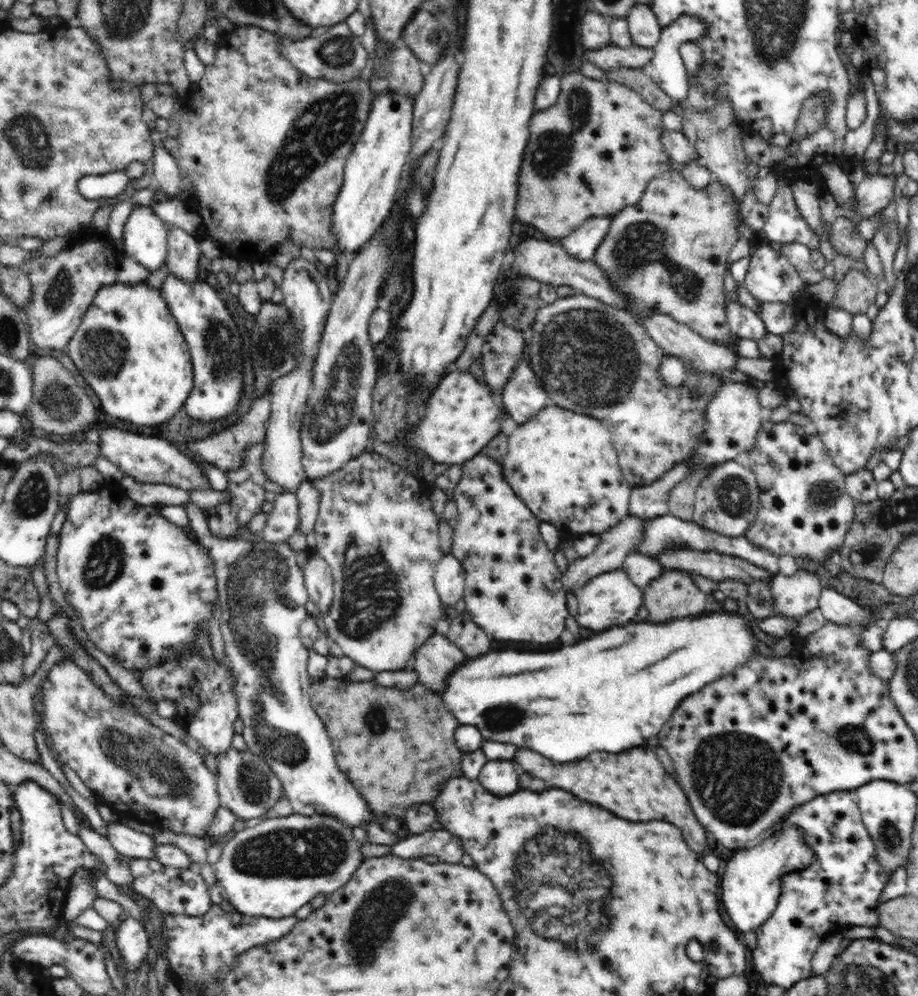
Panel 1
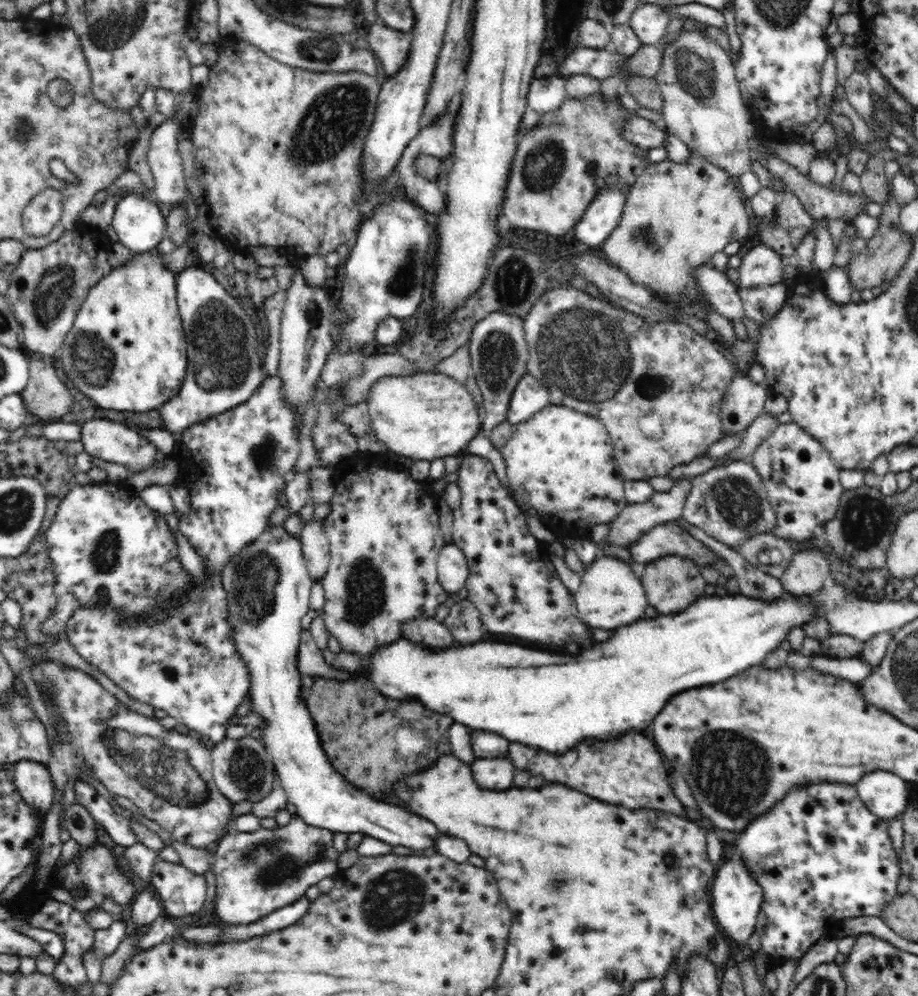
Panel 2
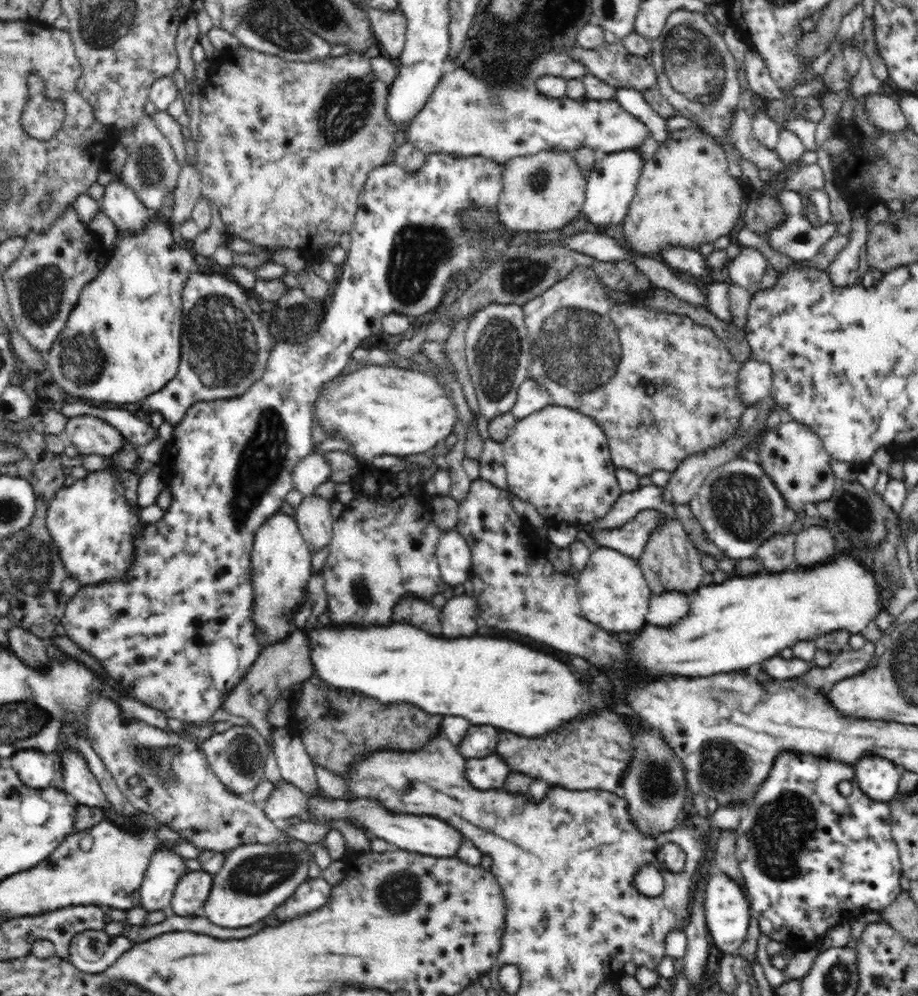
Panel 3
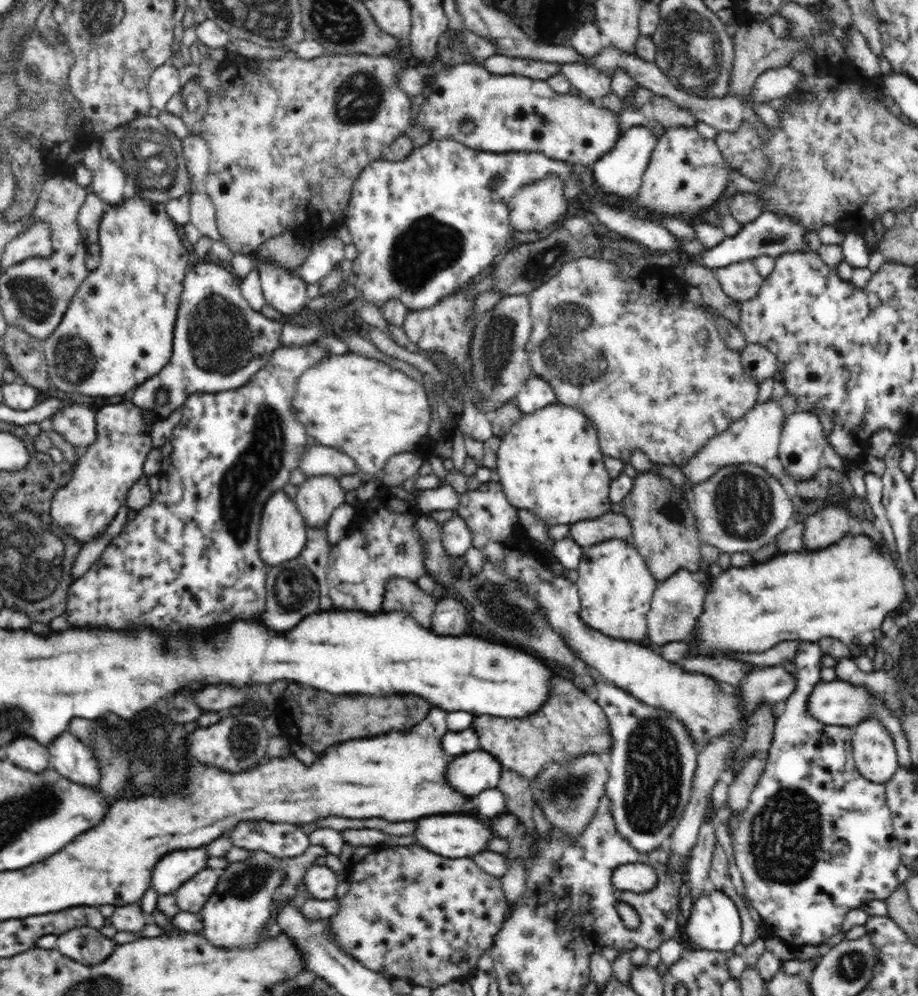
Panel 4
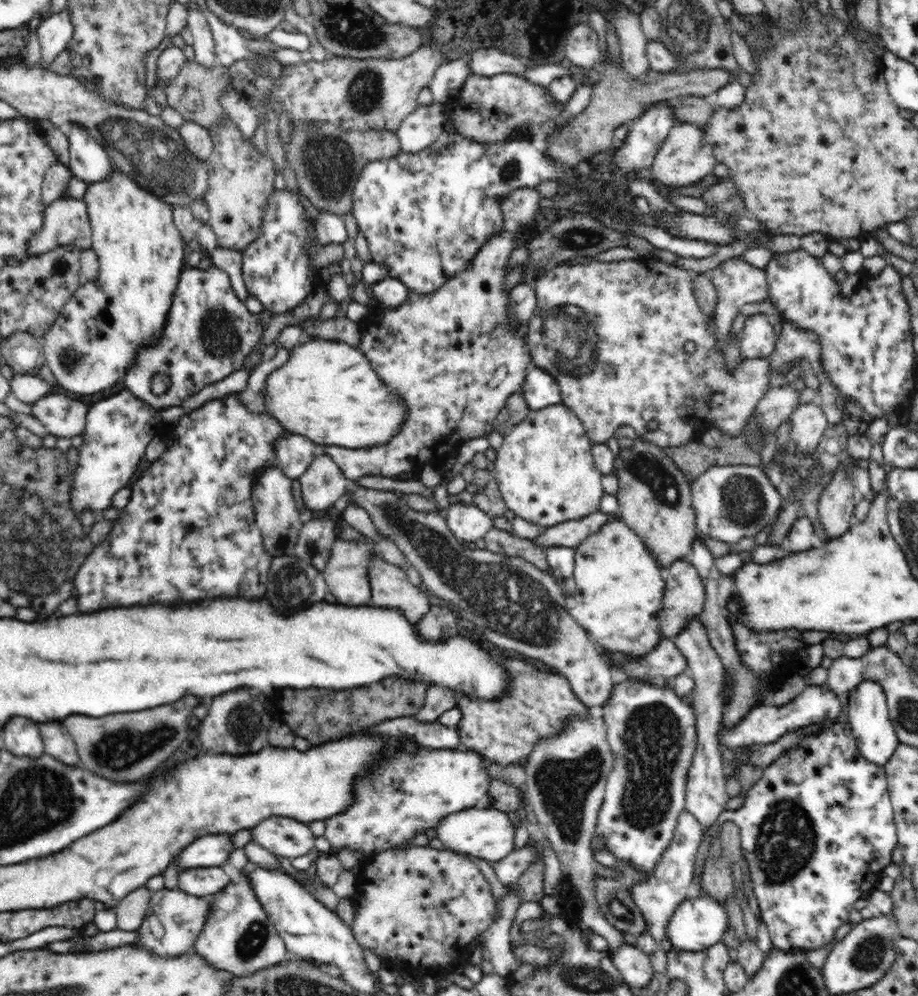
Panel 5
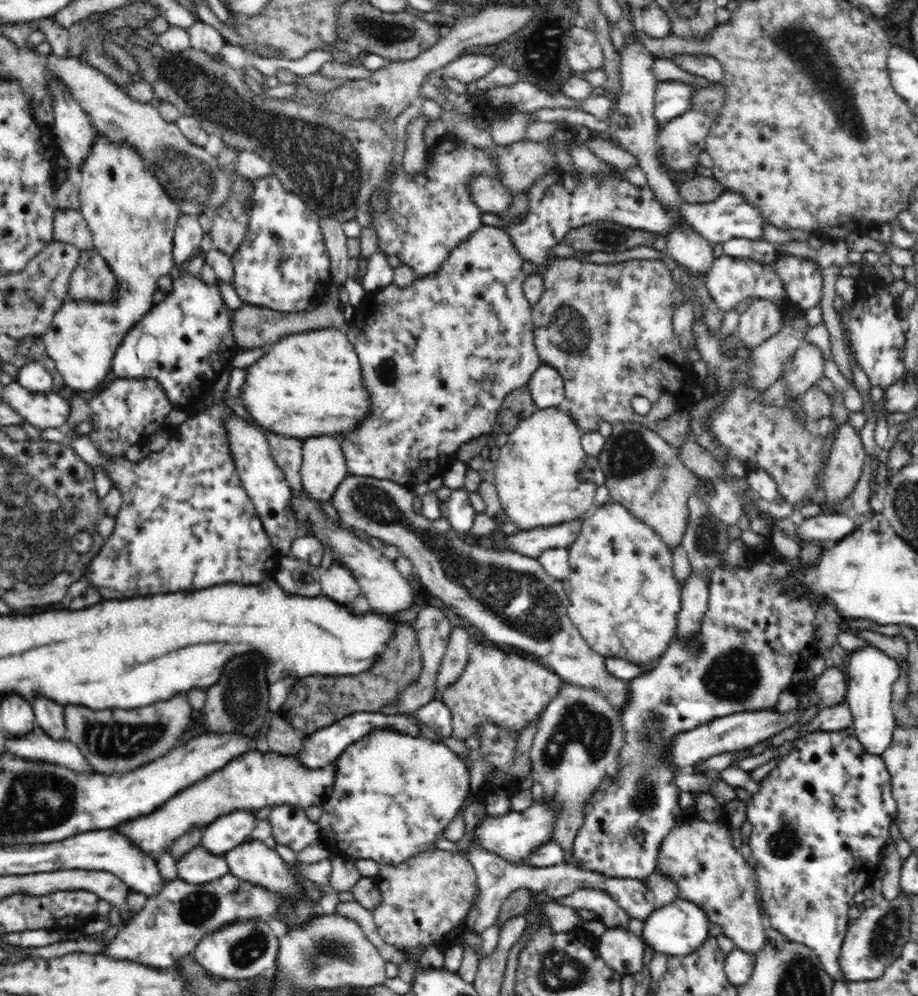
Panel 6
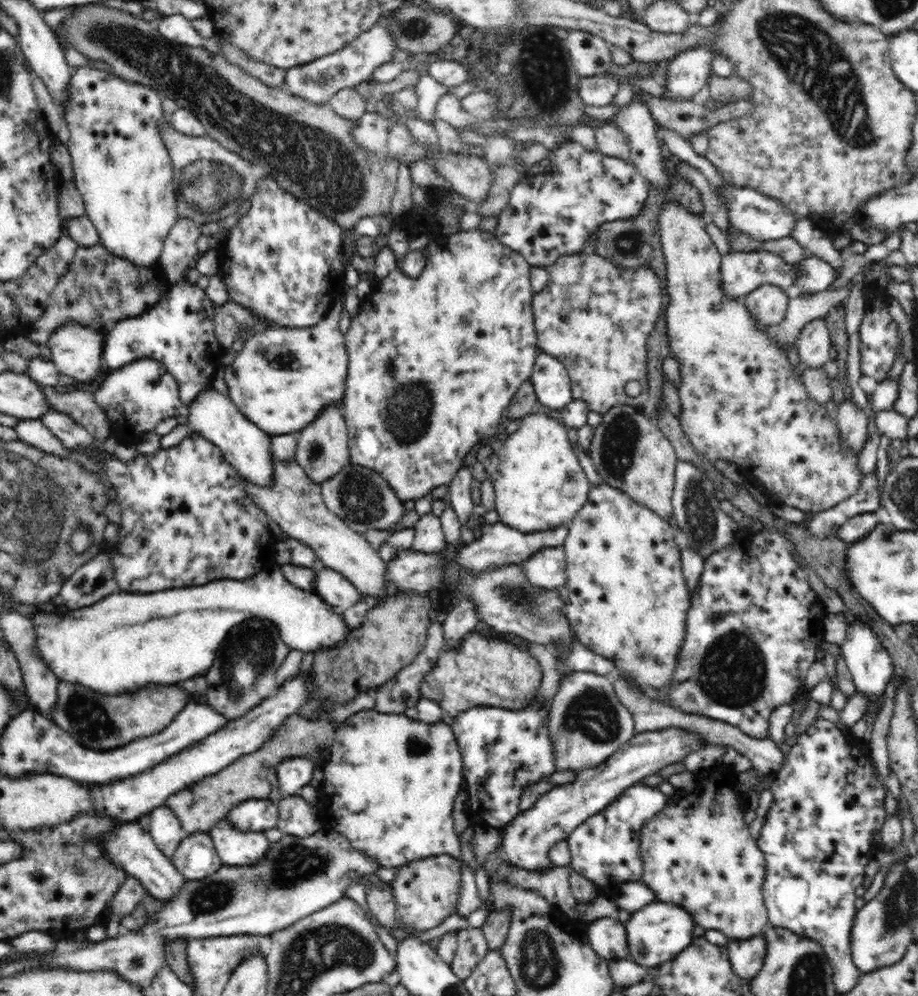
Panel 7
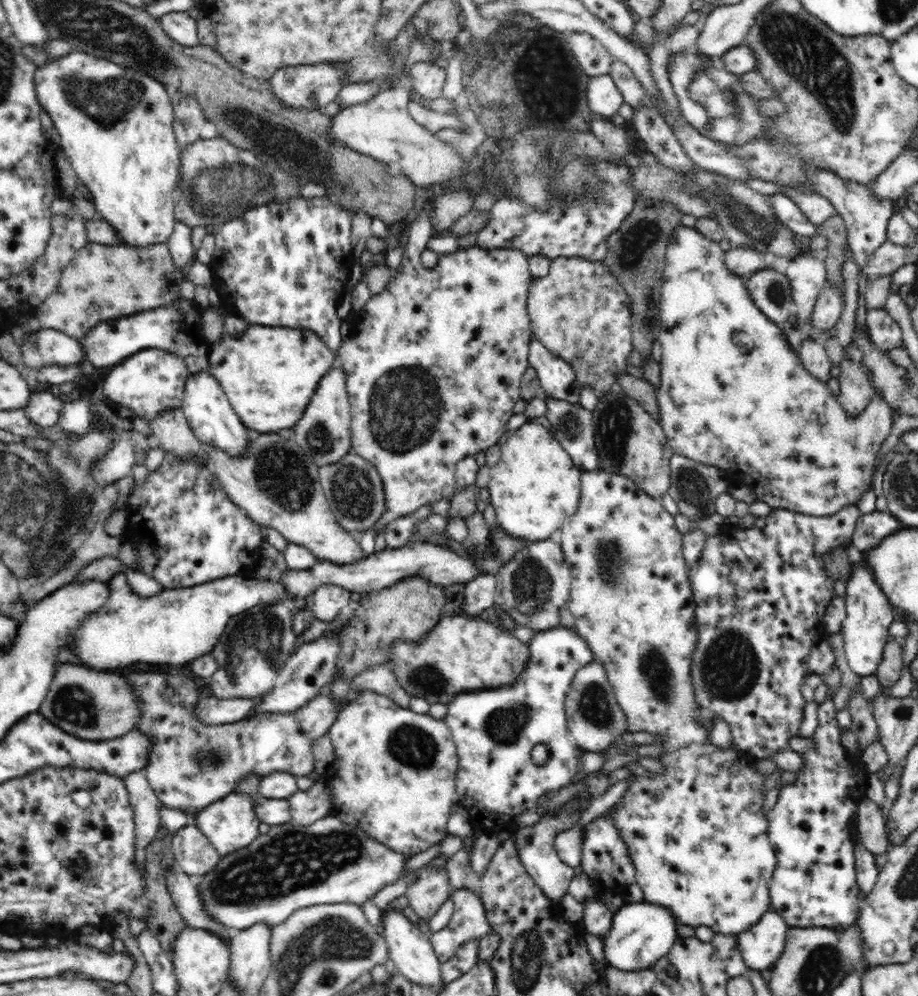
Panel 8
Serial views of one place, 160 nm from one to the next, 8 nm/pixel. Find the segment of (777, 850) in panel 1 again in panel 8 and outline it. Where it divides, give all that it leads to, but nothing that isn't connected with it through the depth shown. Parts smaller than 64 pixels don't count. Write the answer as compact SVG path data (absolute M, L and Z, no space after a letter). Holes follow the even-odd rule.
M646 901L623 904L612 916L612 928L599 945L605 955L606 965L625 971L646 970L670 953L672 944L680 938L677 920L670 909Z

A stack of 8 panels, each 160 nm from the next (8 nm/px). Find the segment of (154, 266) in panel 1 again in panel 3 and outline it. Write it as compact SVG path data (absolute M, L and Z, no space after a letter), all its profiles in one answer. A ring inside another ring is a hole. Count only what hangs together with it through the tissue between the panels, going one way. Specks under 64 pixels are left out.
M120 177L105 186L101 204L117 230L126 234L142 232L154 215L153 210L144 205L133 189Z

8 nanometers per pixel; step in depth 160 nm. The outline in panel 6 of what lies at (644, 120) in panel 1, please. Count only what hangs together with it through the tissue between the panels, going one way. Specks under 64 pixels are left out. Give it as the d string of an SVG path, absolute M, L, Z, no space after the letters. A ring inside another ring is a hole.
M474 174L468 182L472 201L480 207L482 212L504 212L510 208L515 194L502 184L498 178L492 178L487 174Z

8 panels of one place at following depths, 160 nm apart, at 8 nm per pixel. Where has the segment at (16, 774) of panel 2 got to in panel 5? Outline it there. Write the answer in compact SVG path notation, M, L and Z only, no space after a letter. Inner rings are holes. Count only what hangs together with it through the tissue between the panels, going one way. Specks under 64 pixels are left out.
M14 716L6 722L1 731L5 748L16 756L38 758L45 753L39 726L32 720Z

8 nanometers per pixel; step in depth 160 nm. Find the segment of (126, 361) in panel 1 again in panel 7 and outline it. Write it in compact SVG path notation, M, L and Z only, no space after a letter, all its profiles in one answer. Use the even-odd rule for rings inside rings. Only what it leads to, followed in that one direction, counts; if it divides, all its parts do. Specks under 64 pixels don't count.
M86 65L73 68L68 93L70 93L70 98L64 102L62 108L64 110L64 120L70 131L70 141L67 146L72 159L74 171L73 181L82 197L85 214L93 222L93 225L98 231L99 244L108 250L108 252L116 254L120 258L125 258L133 262L136 266L145 266L145 268L152 267L160 258L167 234L179 219L179 214L177 213L177 193L174 187L171 158L169 157L166 147L164 147L164 140L160 137L159 131L159 124L163 123L165 118L165 113L161 105L164 97L161 96L159 92L143 84L128 81L116 74L109 75L106 71L94 69L94 67L86 67ZM74 321L61 324L49 337L48 347L52 353L51 361L58 371L66 376L70 376L78 382L92 382L98 376L98 370L104 368L101 361L106 331L90 327L90 325L80 325Z

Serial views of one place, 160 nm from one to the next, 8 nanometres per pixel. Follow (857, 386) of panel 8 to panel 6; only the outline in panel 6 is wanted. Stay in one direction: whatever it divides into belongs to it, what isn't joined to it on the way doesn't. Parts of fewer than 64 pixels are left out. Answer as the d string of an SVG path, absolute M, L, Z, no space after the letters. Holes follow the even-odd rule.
M849 420L838 428L835 432L834 441L831 445L829 459L823 470L824 476L824 500L822 505L836 506L840 504L844 498L848 497L858 485L859 479L863 474L864 460L866 454L861 441L861 435L850 425Z

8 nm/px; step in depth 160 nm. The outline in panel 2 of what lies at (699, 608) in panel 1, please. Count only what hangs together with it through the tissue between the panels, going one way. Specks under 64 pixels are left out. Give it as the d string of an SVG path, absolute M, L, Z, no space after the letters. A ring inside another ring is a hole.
M668 554L646 563L644 575L641 577L648 604L654 606L660 615L680 613L696 602L700 596L705 596L704 588L707 582L703 579L701 567L690 558L682 558L676 554Z

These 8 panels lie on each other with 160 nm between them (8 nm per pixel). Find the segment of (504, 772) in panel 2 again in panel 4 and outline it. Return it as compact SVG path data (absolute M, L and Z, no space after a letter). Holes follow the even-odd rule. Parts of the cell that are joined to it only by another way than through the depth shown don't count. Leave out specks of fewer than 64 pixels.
M481 748L451 758L446 767L448 785L470 798L484 790L497 788L503 772L500 761Z

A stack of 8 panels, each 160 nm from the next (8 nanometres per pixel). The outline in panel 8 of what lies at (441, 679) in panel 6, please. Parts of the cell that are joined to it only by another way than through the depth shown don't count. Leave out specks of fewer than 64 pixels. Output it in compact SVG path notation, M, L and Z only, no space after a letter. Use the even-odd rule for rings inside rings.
M478 574L465 583L463 604L459 608L467 616L477 617L486 608L499 602L499 579L496 574Z

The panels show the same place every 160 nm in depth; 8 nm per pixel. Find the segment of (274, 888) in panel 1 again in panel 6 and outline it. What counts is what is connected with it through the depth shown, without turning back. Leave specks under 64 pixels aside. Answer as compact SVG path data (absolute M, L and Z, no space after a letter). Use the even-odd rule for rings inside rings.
M238 919L202 937L192 954L195 962L210 973L210 976L230 980L249 979L276 964L280 950L278 938L268 923Z

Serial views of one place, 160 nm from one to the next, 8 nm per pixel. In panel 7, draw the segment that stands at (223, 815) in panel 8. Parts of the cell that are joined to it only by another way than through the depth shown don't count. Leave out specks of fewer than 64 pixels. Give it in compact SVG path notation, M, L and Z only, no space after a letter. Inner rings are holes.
M228 818L220 820L209 831L223 866L244 867L258 865L268 853L271 842L263 833L236 831Z

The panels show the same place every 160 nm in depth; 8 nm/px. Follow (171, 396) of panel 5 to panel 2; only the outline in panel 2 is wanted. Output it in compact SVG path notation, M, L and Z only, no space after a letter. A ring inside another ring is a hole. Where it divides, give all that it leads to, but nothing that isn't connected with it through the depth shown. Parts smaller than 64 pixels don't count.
M188 267L176 277L176 298L187 343L187 372L178 395L160 408L164 426L177 436L189 426L208 421L247 402L265 380L258 356L258 322L246 314L239 298L226 293L212 274Z

